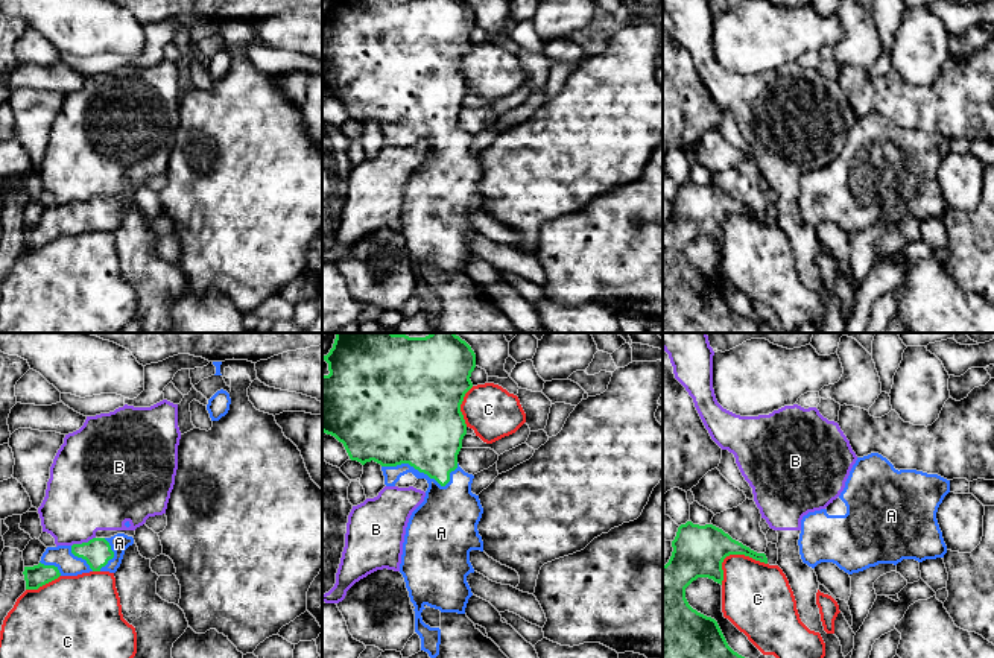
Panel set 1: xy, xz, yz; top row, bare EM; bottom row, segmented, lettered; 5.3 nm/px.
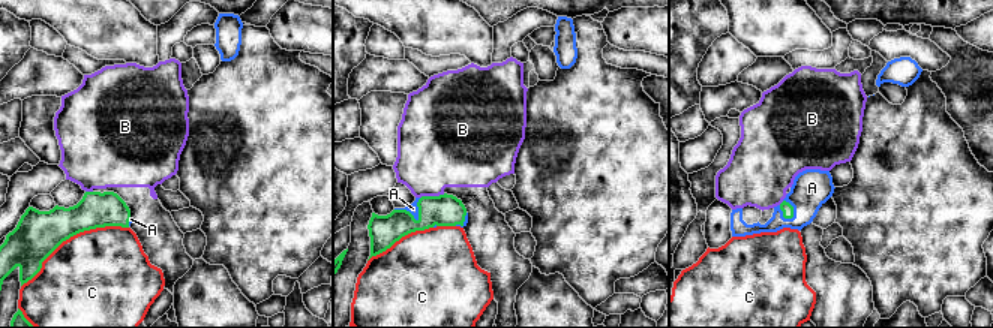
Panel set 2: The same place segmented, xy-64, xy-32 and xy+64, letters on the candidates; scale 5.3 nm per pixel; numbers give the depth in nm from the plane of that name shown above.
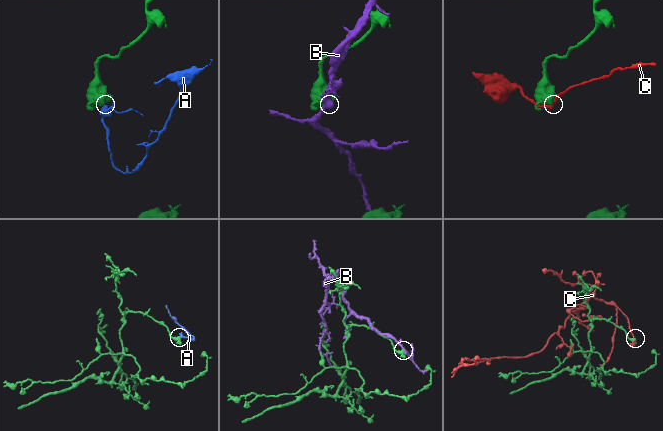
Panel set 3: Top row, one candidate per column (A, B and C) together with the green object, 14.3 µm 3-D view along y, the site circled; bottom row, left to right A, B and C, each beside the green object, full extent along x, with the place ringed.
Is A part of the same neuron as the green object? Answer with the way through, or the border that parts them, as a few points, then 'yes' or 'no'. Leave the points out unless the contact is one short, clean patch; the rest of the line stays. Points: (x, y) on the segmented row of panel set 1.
way xz (421, 424), (423, 471), (449, 496), (449, 511); yes

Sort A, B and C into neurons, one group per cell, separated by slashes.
A / B / C

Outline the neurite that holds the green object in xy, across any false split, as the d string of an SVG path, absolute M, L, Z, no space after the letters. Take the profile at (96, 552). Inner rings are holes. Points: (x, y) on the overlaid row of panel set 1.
M117 533L111 538L93 538L82 544L47 547L38 565L24 567L26 590L38 590L59 576L78 576L90 571L116 573L125 550L132 544L132 536Z

